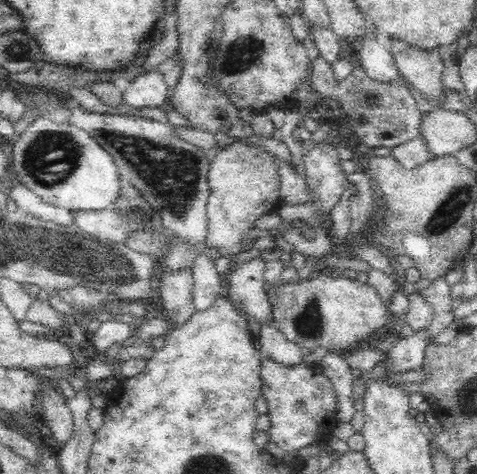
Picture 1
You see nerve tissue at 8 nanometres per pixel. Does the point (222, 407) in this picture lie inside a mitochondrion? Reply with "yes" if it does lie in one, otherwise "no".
no

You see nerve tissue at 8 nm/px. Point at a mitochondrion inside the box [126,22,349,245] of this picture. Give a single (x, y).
(236, 58)

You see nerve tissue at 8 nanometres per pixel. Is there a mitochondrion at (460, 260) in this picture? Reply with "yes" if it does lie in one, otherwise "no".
no

